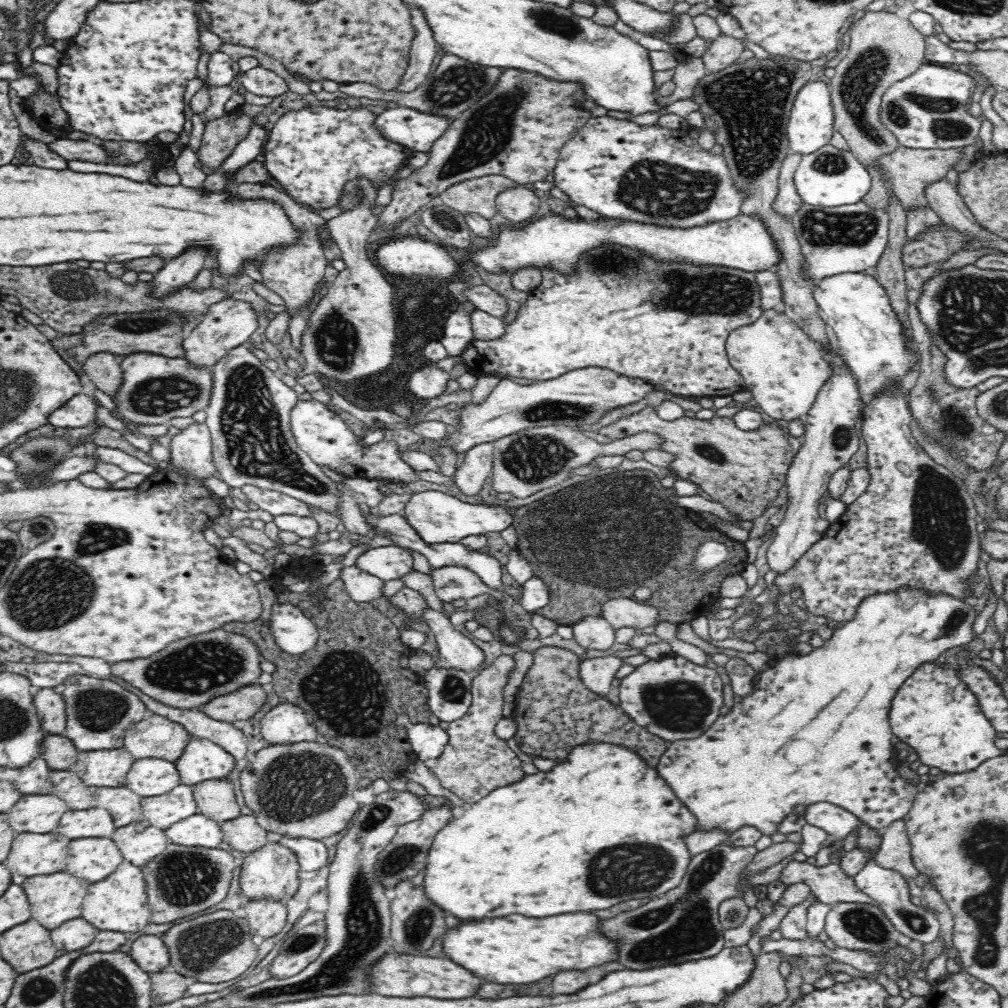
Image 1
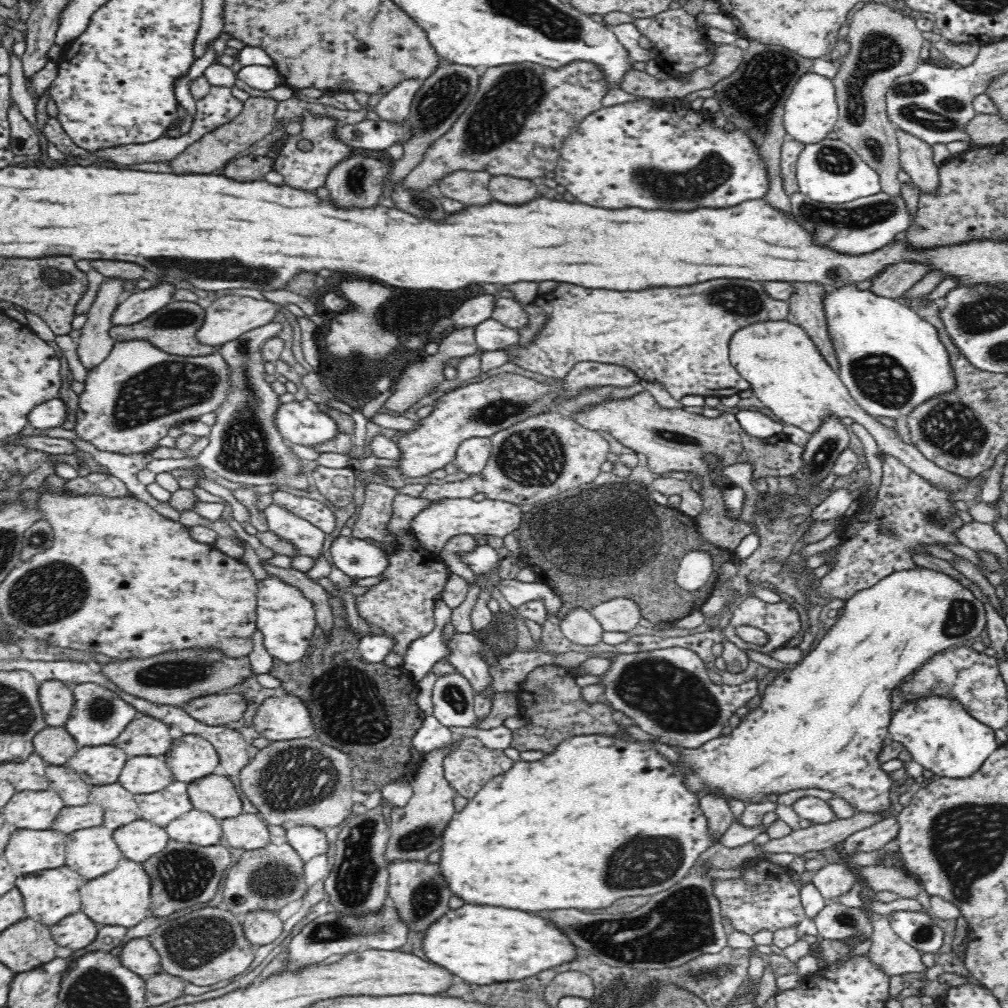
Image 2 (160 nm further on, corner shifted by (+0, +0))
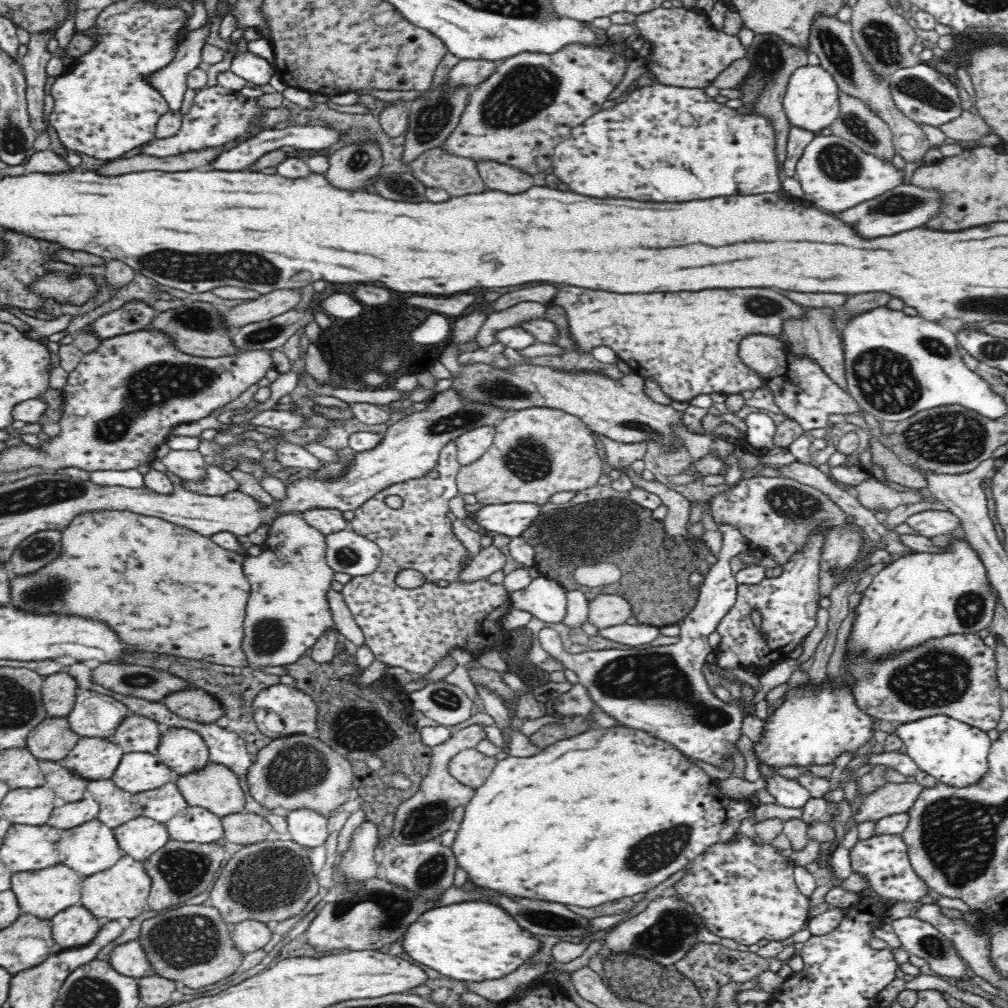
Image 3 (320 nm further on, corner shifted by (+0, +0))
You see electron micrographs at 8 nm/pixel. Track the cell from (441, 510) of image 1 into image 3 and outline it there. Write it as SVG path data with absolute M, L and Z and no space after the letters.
M511 502L484 505L475 512L477 523L488 534L505 534L521 537L521 534L539 517L542 504Z

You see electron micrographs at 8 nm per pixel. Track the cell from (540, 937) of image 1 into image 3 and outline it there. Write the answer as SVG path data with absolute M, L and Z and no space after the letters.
M460 902L426 910L400 936L402 949L420 964L456 980L482 982L514 972L540 948L536 936L522 930L502 908L486 902Z

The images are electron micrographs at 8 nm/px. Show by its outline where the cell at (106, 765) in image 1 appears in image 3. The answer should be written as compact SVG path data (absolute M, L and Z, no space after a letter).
M80 737L76 746L71 750L68 756L60 762L72 773L78 774L89 780L111 779L114 770L120 762L125 752L114 742L105 738Z

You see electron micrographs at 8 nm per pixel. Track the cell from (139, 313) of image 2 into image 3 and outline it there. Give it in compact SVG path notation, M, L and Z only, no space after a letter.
M132 301L90 322L85 328L104 340L149 327L157 313L146 301Z

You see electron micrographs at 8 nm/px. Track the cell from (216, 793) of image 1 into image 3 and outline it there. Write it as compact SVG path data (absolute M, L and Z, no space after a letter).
M208 760L208 764L204 764L200 770L178 775L174 783L190 806L201 806L218 817L245 811L245 794L239 785L239 778L231 768L223 764Z

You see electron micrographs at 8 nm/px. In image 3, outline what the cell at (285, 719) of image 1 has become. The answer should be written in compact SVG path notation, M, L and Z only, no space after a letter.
M278 684L264 688L256 694L253 703L253 719L257 727L271 739L290 736L292 734L306 734L311 737L317 736L317 706L308 696L301 690Z

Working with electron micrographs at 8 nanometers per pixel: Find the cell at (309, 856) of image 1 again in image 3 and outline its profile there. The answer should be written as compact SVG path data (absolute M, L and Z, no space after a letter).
M311 808L290 810L286 818L293 841L302 846L320 846L328 838L328 817Z

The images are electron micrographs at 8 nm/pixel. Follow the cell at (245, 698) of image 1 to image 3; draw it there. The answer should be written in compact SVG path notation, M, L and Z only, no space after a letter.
M202 689L176 690L159 702L174 714L202 724L214 723L224 716L220 702Z

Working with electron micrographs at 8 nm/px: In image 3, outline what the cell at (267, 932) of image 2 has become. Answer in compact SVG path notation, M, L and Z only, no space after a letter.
M244 920L234 925L234 928L230 930L230 937L235 948L246 954L267 946L272 938L272 931L268 929L266 923Z

